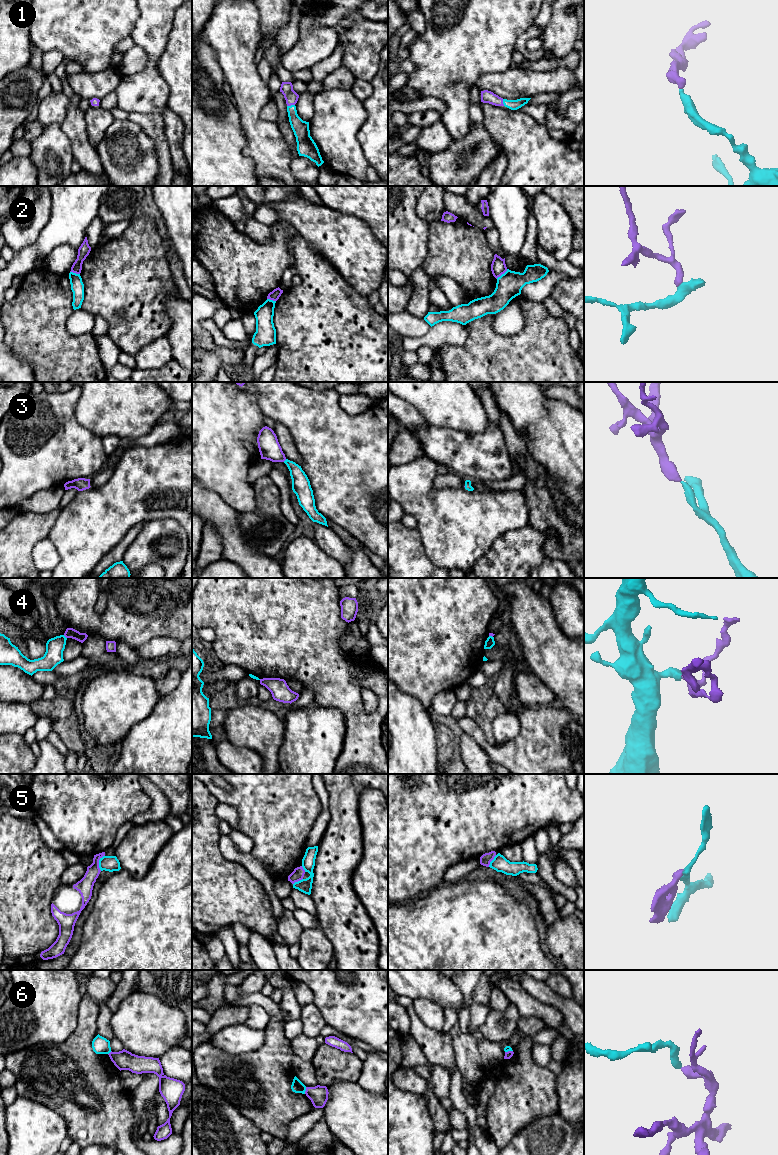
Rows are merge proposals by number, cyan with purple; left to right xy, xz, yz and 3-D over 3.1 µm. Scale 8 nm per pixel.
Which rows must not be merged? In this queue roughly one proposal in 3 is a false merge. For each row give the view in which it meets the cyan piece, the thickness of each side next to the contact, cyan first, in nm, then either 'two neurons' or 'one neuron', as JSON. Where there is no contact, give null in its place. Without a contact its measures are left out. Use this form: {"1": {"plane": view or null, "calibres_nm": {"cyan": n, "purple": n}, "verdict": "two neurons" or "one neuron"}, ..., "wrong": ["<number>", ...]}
{"1": {"plane": "xz", "calibres_nm": {"cyan": 130, "purple": 110}, "verdict": "one neuron"}, "2": {"plane": "yz", "calibres_nm": {"cyan": 200, "purple": 130}, "verdict": "two neurons"}, "3": {"plane": "xz", "calibres_nm": {"cyan": 150, "purple": 170}, "verdict": "one neuron"}, "4": {"plane": "xy", "calibres_nm": {"cyan": 150, "purple": 80}, "verdict": "two neurons"}, "5": {"plane": "xy", "calibres_nm": {"cyan": 130, "purple": 130}, "verdict": "two neurons"}, "6": {"plane": "xz", "calibres_nm": {"cyan": 100, "purple": 150}, "verdict": "two neurons"}, "wrong": ["2", "4", "5", "6"]}

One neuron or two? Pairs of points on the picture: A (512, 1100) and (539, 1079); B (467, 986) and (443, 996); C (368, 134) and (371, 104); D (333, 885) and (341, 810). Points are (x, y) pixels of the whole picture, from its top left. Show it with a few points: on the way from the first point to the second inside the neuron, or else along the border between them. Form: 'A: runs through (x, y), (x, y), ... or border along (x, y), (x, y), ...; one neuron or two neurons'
A: runs through (519, 1093), (529, 1085), (532, 1085); one neuron
B: border along (453, 980), (462, 994), (462, 1004), (459, 1012); two neurons
C: runs through (373, 127), (373, 111); one neuron
D: runs through (334, 866), (341, 849), (341, 829); one neuron

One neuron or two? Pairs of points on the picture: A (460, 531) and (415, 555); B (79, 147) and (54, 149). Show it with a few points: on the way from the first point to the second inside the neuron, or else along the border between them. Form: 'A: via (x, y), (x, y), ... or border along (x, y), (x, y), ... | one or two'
A: border along (417, 528), (426, 555), (440, 567) | two
B: border along (60, 127), (70, 141), (71, 153), (74, 158) | two

